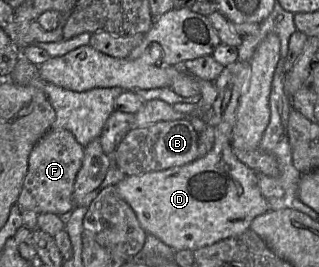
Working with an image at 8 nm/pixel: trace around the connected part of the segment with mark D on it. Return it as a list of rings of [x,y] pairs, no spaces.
[[[237,60],[225,66],[214,80],[217,97],[211,110],[202,113],[207,114],[207,123],[215,128],[215,141],[209,153],[183,166],[126,176],[117,185],[119,194],[133,209],[143,230],[159,238],[174,251],[199,249],[240,235],[250,229],[254,218],[270,211],[259,188],[258,174],[237,159],[231,143],[236,111],[250,75],[250,62]]]

